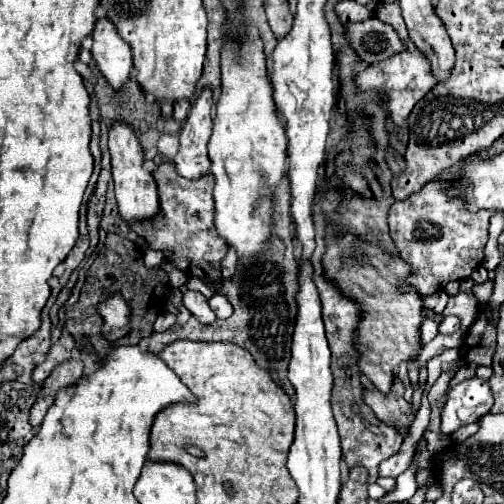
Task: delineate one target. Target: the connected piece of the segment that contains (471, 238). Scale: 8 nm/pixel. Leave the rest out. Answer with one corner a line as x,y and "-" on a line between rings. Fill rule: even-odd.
433,181
421,187
417,195
411,195
405,199
405,203
393,203
389,209
389,235
399,251
399,257
411,265
411,275
405,279
407,285
411,285
419,295
431,295
437,291
443,291
443,287
449,281
461,281
471,277
473,269
477,269
483,263
483,249
487,243
487,227
489,217
487,213
469,213
465,209
465,203
461,199
449,201
447,199
447,181
-
429,223
435,225
441,235
437,239
425,239
419,241
415,235
419,231
419,225

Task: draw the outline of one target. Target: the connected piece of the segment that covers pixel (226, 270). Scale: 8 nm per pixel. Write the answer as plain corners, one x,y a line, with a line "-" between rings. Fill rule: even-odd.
228,247
227,254
221,262
221,272
224,279
233,277
236,271
237,261
238,258
235,249

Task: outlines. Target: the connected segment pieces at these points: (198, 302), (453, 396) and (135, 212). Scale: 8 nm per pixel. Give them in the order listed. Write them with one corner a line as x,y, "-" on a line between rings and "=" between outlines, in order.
187,291
183,295
183,305
197,317
201,319
201,323
213,323
217,317
213,315
207,299
199,293
199,291
=
477,375
461,381
449,391
447,405
441,411
441,433
455,433
465,423
475,423
493,407
489,381
=
113,121
109,131
109,153
111,153
111,165
113,165
115,197
117,197
121,217
127,223
131,223
141,219
151,219
153,215
157,215
157,187
151,173
143,169
143,147
139,145
137,135
129,123

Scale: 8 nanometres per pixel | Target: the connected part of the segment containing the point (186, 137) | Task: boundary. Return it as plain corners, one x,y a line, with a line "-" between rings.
203,89
193,101
191,111
179,129
179,151
173,157
173,165
179,175
195,179
209,171
207,141
213,125
213,91

